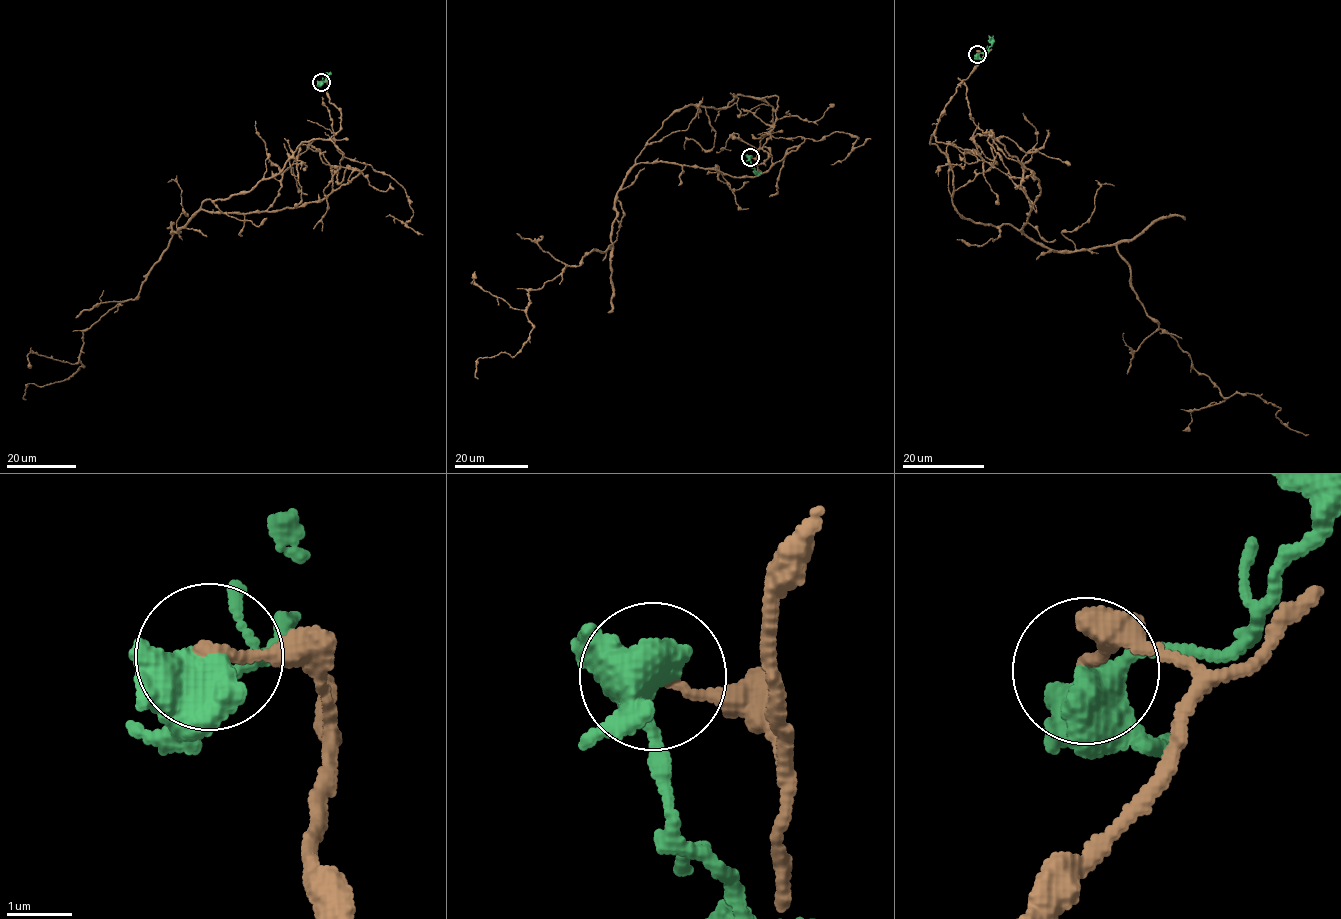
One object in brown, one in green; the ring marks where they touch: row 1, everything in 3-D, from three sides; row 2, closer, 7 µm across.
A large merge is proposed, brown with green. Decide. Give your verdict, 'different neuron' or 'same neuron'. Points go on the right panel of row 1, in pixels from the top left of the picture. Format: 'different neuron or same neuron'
different neuron

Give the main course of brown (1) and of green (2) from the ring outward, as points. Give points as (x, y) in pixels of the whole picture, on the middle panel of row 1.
1: (750, 157), (772, 126), (760, 98), (663, 123), (609, 248), (528, 291), (529, 340), (478, 378)
2: (750, 157), (756, 172), (760, 171)

